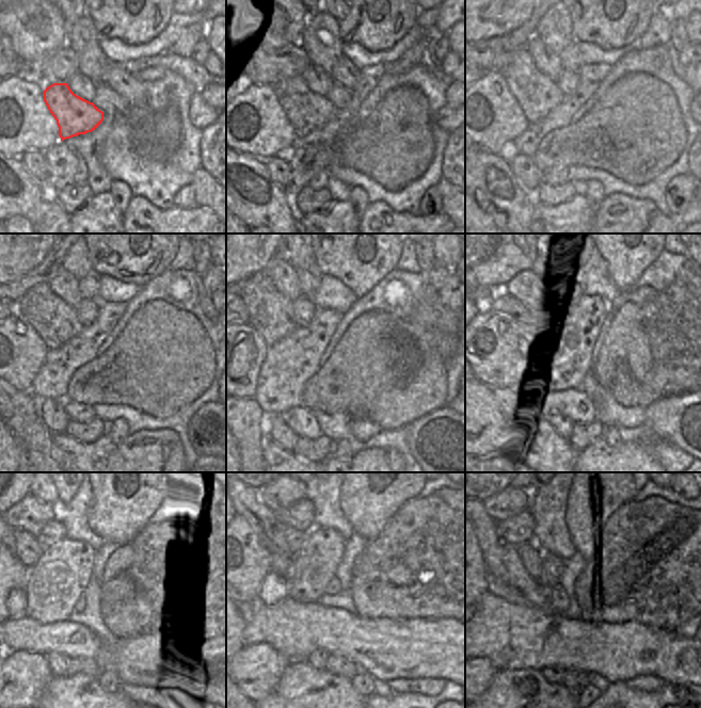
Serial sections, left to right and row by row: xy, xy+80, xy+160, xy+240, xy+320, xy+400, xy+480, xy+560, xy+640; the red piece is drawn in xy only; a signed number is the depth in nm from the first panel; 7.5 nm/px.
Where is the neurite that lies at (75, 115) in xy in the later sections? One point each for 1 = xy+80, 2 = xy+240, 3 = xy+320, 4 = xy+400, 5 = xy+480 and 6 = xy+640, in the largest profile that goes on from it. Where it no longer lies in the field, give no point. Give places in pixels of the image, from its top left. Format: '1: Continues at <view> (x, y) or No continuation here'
1: Continues at xy+80 (306, 111)
2: Continues at xy+240 (56, 322)
3: Continues at xy+320 (276, 298)
4: Continues at xy+400 (512, 300)
5: Continues at xy+480 (27, 518)
6: Continues at xy+640 (510, 501).

